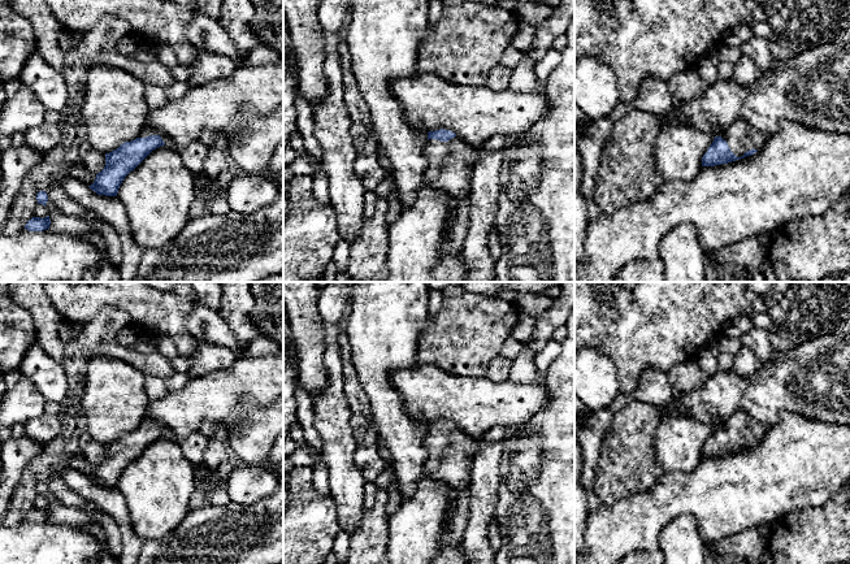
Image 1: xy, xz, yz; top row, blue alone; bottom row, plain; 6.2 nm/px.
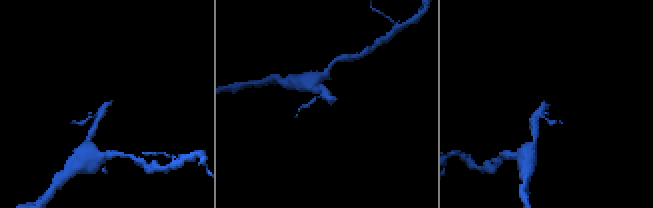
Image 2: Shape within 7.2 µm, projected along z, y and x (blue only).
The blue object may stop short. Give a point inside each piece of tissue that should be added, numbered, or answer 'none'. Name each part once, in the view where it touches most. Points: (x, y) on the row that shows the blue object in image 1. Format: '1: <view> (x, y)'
1: yz (741, 137)

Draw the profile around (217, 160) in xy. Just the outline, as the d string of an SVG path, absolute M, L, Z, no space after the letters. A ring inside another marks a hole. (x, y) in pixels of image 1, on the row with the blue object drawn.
M218 144L209 147L203 173L207 177L217 178L225 170L237 170L233 159Z

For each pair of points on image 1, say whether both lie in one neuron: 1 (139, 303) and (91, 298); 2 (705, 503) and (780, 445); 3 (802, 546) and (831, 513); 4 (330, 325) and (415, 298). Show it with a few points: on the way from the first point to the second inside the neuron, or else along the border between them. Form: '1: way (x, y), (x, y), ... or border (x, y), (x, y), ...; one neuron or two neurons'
1: way (128, 298), (103, 298); one neuron
2: way (723, 494), (732, 493), (762, 463); one neuron
3: way (810, 538), (827, 521); one neuron
4: border (342, 324), (343, 329); two neurons

